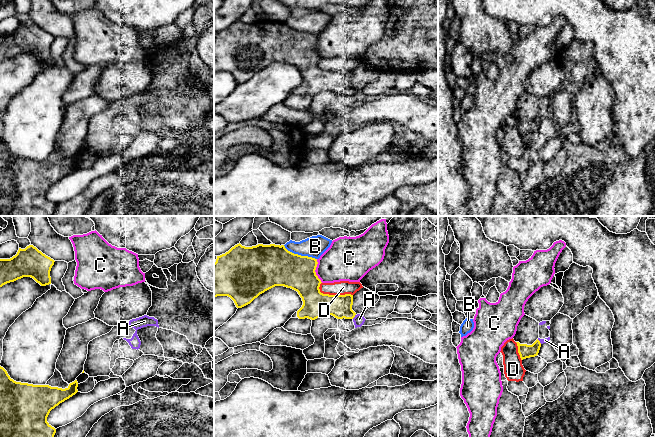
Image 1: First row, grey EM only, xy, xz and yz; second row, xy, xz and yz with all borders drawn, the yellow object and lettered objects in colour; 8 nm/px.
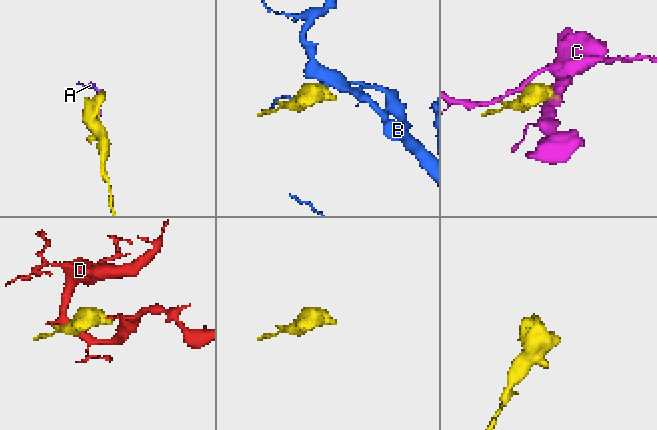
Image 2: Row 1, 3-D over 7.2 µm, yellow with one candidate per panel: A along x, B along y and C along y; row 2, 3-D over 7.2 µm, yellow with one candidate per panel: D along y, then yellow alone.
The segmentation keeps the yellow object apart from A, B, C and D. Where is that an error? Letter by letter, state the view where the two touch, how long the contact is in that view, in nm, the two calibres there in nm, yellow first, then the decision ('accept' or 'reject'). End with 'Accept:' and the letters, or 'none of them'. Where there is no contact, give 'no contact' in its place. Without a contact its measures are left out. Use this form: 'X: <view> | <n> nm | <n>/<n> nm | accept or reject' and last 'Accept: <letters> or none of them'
A: xz | 50 nm | 190/90 nm | reject
B: xz | 300 nm | 340/170 nm | reject
C: xz | 200 nm | 280/320 nm | reject
D: xz | 280 nm | 200/110 nm | reject
Accept: none of them

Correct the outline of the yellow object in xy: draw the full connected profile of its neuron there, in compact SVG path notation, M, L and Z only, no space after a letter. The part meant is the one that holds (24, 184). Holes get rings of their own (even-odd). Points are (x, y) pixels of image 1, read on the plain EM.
M0 142L0 216L52 216L56 205L47 198L52 185L75 171L78 158L68 160L55 145L45 161L16 158Z

